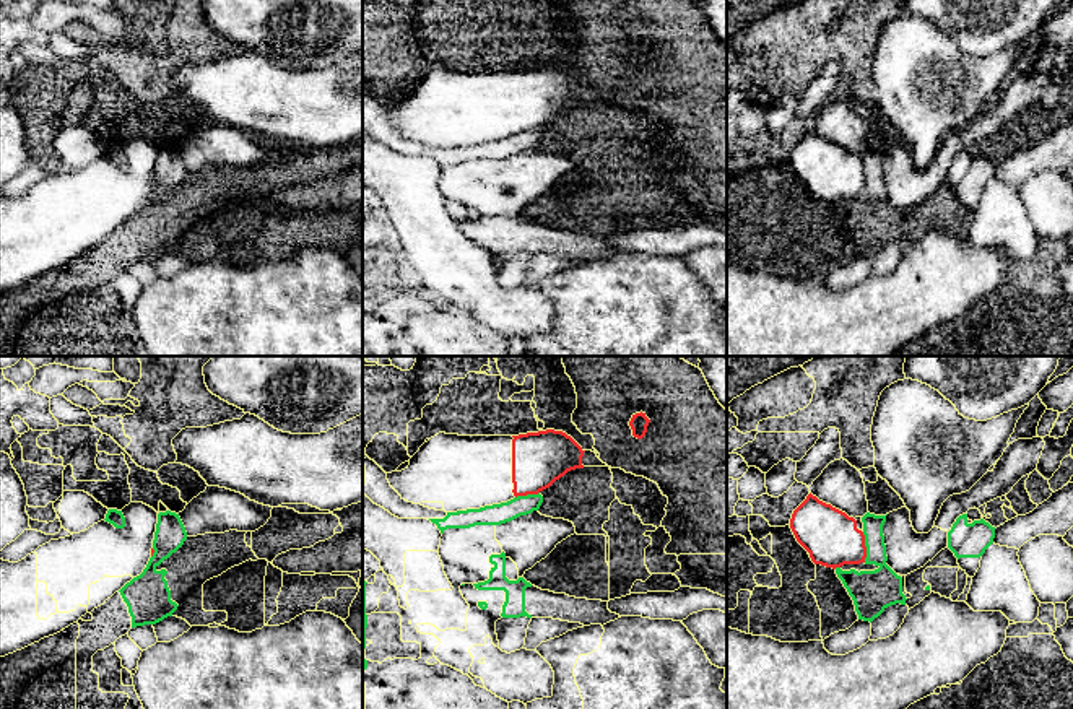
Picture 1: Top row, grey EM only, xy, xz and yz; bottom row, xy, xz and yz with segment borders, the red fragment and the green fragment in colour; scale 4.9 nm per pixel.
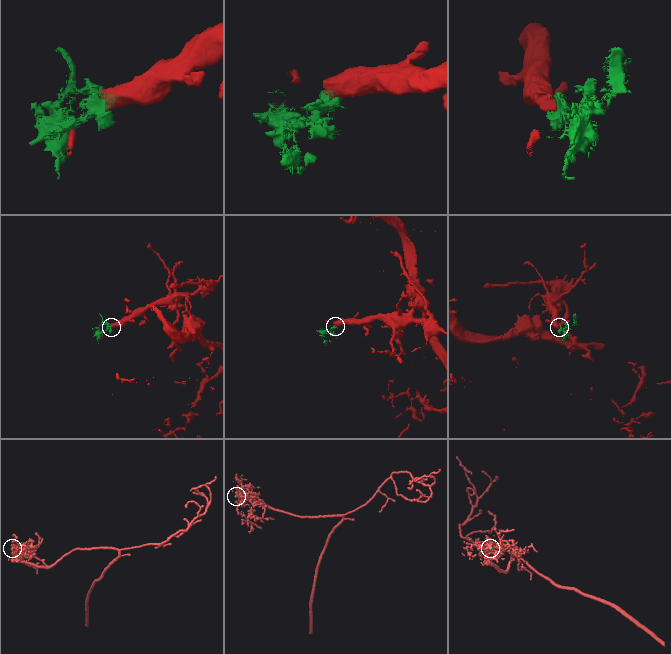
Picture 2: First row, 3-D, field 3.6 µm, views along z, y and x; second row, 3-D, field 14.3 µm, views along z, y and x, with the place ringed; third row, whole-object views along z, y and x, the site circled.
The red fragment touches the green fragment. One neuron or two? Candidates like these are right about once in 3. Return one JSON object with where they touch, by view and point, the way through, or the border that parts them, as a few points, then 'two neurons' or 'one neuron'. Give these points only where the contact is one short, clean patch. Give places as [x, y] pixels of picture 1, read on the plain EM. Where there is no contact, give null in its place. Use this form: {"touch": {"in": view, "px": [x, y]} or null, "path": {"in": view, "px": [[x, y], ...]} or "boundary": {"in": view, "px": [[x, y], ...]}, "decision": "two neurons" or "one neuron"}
{"touch": {"in": "yz", "px": [865, 182]}, "boundary": {"in": "yz", "px": [[862, 168], [865, 197]]}, "decision": "two neurons"}

